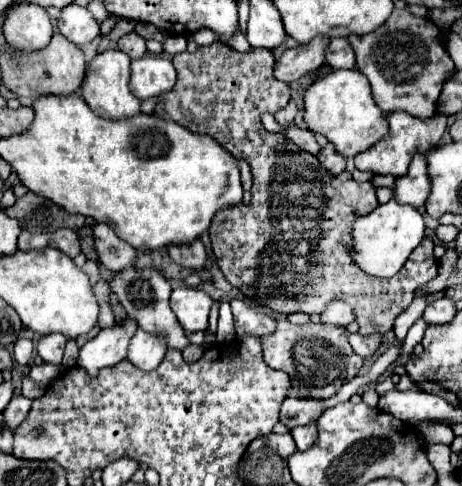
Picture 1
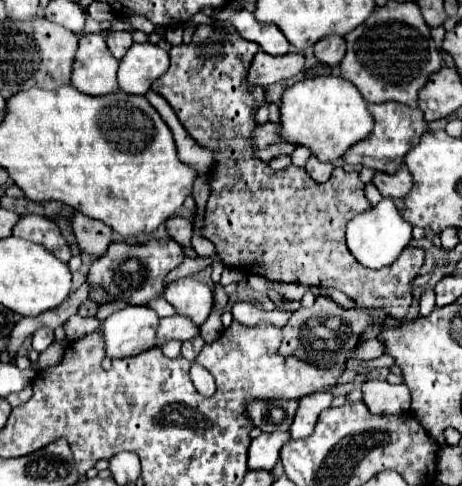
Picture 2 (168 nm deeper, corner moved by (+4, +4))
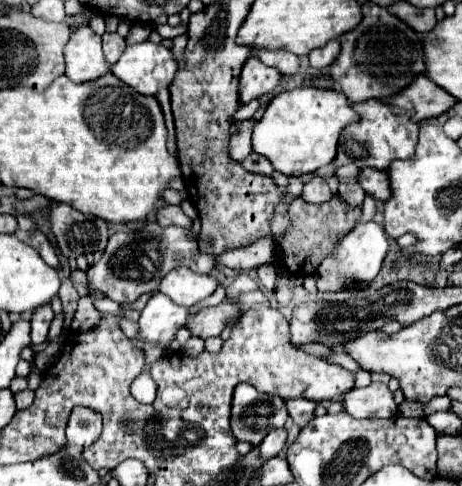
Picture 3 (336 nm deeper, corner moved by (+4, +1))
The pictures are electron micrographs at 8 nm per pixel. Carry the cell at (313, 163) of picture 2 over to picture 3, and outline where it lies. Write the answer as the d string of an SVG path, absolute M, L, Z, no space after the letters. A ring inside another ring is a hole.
M313 177L311 181L305 183L301 197L303 197L307 203L327 203L333 195L331 195L331 189L329 189L329 185L327 185L325 179Z

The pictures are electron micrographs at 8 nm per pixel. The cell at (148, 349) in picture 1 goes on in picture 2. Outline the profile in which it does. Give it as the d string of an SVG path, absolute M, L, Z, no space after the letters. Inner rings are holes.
M175 314L175 316L159 320L155 340L157 340L157 346L161 348L171 338L185 342L185 340L191 340L193 336L197 336L197 334L199 334L199 328L195 328L195 324L189 318Z

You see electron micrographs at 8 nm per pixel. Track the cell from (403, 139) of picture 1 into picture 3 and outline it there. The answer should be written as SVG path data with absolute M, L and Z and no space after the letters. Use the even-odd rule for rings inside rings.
M371 99L371 103L353 103L351 107L359 115L359 123L347 125L341 131L339 145L337 145L337 157L333 161L337 167L353 163L357 167L375 167L383 171L395 159L413 157L419 125L411 121L411 113L397 109L393 105L387 105L383 101L375 101L375 99Z

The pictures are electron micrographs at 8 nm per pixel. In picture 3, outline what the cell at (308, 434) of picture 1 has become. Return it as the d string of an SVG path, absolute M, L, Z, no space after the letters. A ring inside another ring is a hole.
M287 399L285 405L287 405L289 415L293 417L293 421L295 421L299 427L305 427L305 425L315 417L315 415L313 415L313 411L315 411L315 407L317 407L315 401L309 401L309 399Z

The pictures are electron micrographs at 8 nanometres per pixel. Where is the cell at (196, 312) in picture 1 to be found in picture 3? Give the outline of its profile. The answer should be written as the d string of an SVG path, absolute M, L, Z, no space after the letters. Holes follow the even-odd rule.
M177 267L161 279L159 291L169 295L177 305L193 307L201 299L209 297L217 289L217 285L217 279L211 275L195 273L189 267Z

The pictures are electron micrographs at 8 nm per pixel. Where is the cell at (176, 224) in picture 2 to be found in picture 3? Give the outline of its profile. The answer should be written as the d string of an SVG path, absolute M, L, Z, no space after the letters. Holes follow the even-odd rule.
M163 205L157 209L157 223L167 225L179 225L179 227L191 227L191 219L181 211L179 205Z

